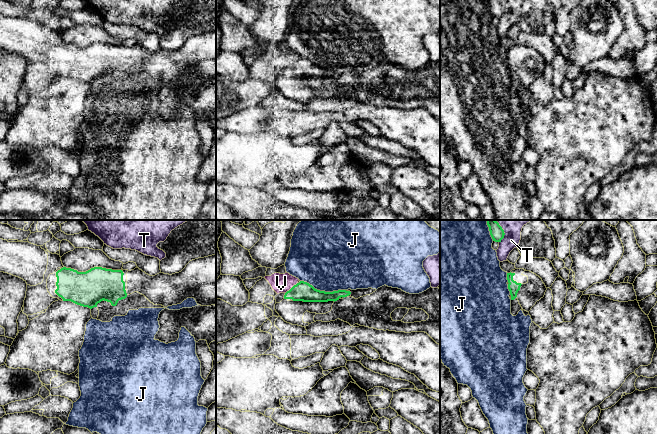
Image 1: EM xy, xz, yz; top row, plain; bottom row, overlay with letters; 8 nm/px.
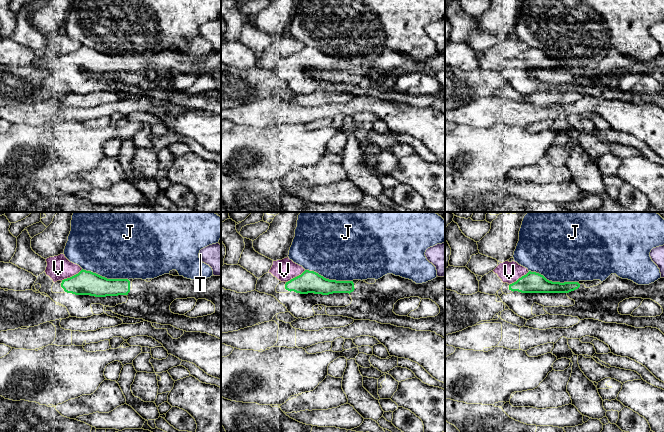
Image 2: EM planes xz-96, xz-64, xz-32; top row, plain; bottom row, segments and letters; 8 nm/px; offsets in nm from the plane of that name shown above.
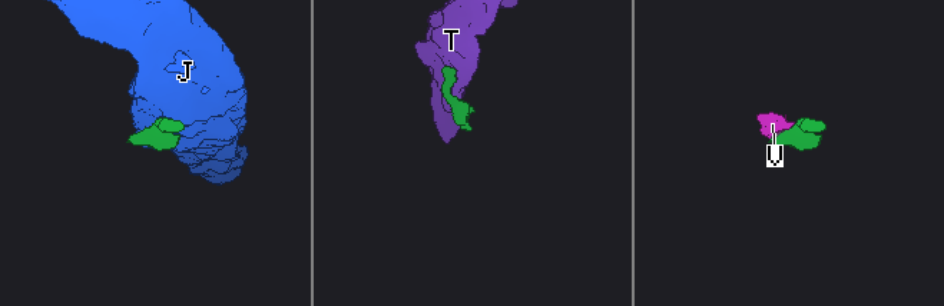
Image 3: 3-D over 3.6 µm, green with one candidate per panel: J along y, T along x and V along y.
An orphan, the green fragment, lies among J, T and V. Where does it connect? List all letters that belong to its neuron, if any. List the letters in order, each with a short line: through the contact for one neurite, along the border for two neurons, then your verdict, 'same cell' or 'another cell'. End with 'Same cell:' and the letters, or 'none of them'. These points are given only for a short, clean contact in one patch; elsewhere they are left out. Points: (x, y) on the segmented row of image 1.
J: another cell
T: line yz (494, 220), (504, 233), (504, 237), (500, 242); another cell
V: line xz (297, 282), (285, 293); another cell
Same cell: none of them

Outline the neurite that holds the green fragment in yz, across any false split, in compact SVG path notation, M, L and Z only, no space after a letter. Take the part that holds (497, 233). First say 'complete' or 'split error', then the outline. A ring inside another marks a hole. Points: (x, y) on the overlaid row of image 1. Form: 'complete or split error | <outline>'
complete | M487 220L487 225L489 227L490 235L493 241L501 242L505 233L499 223L496 220Z

